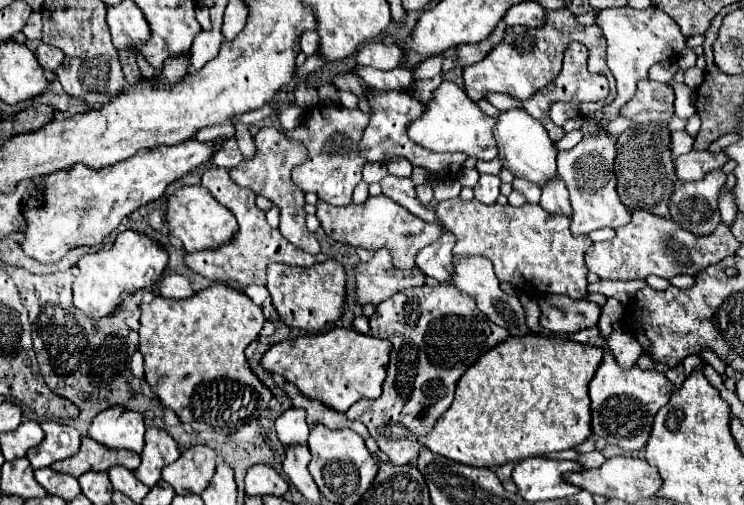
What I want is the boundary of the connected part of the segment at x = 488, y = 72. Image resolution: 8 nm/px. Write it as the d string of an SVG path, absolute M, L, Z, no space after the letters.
M553 11L553 19L547 21L545 27L541 29L529 29L529 27L507 27L503 41L481 61L481 63L473 63L469 67L463 69L463 79L465 79L465 91L473 101L479 101L485 97L487 91L499 91L499 93L507 93L515 99L529 99L533 95L533 91L541 89L543 85L547 85L549 81L553 81L559 71L561 71L561 63L563 63L563 53L569 47L569 43L579 41L587 47L587 67L589 69L597 69L599 75L605 75L611 83L611 93L605 101L597 101L597 103L553 103L551 107L551 119L555 125L565 125L569 119L573 117L587 117L595 111L599 111L601 107L609 105L613 101L615 95L615 79L609 73L607 65L605 65L605 37L601 35L601 29L597 25L589 25L589 27L581 27L575 23L575 15L571 11Z

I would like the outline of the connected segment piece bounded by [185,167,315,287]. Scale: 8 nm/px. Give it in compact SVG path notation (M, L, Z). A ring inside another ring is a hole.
M223 167L207 169L203 173L201 185L207 187L211 191L211 195L237 217L239 233L235 235L235 239L231 243L217 247L211 253L209 251L187 253L185 263L191 271L195 271L211 281L221 281L221 283L237 281L239 285L247 287L247 285L265 285L265 269L271 263L285 263L285 265L299 265L299 267L311 267L315 263L315 257L311 253L305 253L299 247L293 247L293 243L289 243L279 233L279 229L273 229L267 225L265 213L255 207L253 191L247 191L247 189L235 185L231 181L227 169L223 169Z

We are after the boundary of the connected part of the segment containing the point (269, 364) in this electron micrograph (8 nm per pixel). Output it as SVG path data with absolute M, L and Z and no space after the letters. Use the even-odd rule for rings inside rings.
M335 327L327 333L303 335L273 345L261 359L261 365L297 385L307 399L317 399L319 403L345 413L353 403L361 399L377 399L381 395L389 351L391 343L385 339L363 335L355 329Z

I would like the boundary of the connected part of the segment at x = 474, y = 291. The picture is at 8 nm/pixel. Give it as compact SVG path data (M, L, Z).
M467 257L467 259L457 259L457 261L453 259L453 265L455 265L455 273L453 273L451 283L455 287L459 287L461 291L469 293L475 299L479 311L483 315L487 315L489 321L493 321L499 327L505 327L515 337L525 337L531 333L527 327L527 321L525 321L525 309L521 307L521 301L515 295L507 295L505 291L501 291L489 259L485 259L485 257Z

